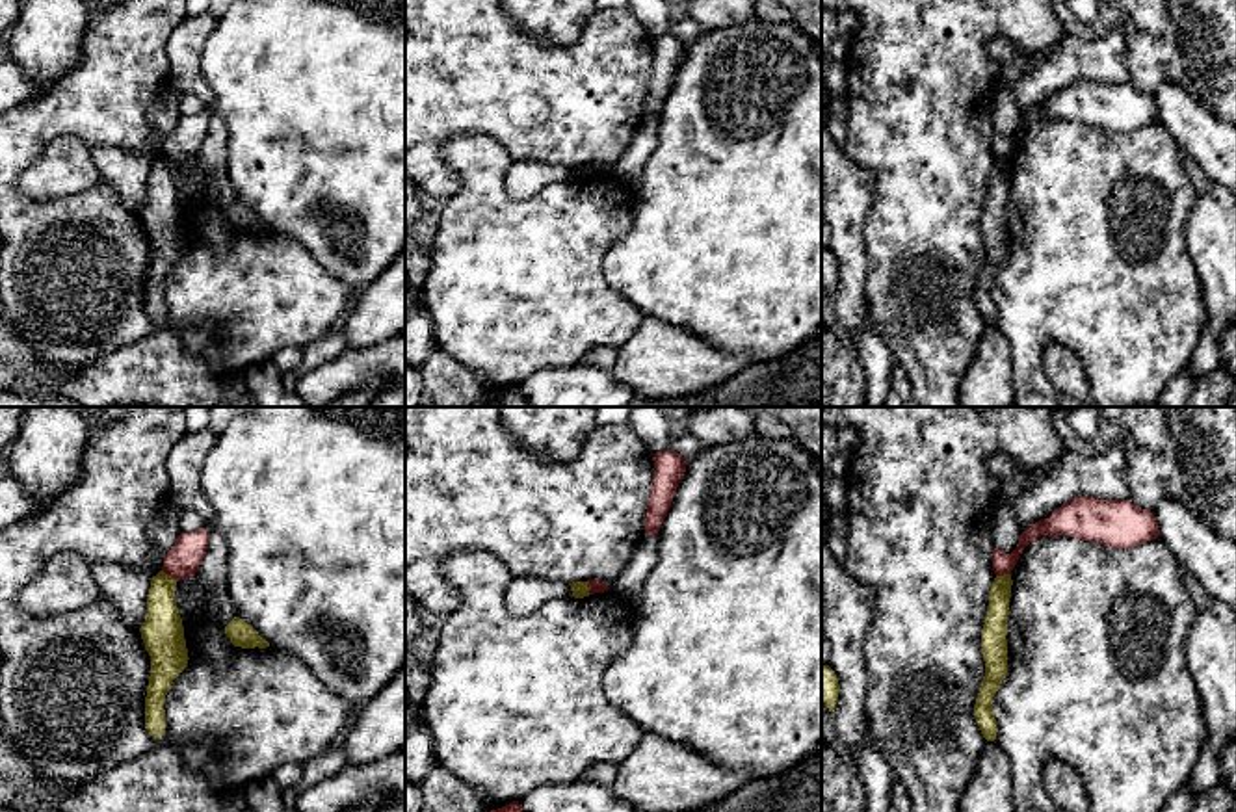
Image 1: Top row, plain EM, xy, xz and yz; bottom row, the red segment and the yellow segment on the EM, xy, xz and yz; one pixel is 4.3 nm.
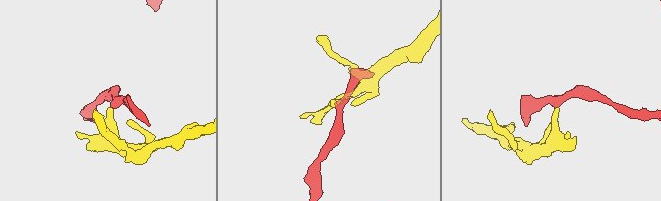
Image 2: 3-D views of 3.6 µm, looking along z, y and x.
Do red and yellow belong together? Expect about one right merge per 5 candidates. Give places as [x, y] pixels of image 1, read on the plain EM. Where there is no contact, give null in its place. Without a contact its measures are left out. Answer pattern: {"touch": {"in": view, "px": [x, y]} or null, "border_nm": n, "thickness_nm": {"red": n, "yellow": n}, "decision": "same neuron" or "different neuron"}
{"touch": {"in": "xy", "px": [170, 158]}, "border_nm": 90, "thickness_nm": {"red": 150, "yellow": 180}, "decision": "different neuron"}

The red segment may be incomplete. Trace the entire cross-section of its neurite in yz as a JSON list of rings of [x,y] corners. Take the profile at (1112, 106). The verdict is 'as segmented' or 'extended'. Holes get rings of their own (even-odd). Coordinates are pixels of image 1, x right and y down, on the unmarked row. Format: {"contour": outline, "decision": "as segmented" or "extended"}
{"contour": [[[1076,80],[1056,93],[1048,102],[1026,111],[1011,138],[994,132],[994,158],[1011,158],[1022,134],[1041,119],[1069,119],[1111,132],[1134,132],[1156,123],[1160,113],[1154,97],[1137,91],[1130,84]]], "decision": "as segmented"}

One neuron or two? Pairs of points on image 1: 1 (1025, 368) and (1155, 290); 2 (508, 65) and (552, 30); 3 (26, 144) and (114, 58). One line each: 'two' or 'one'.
1: one
2: two
3: one

